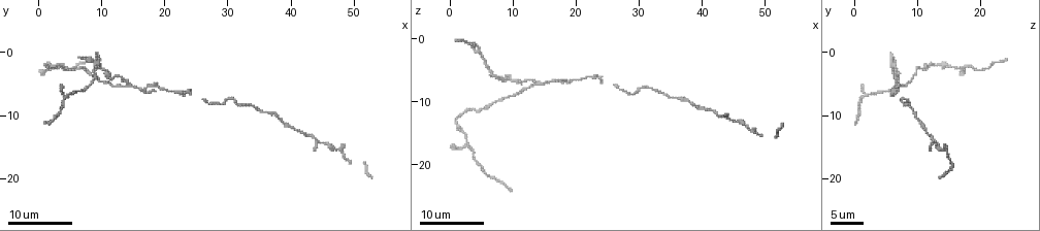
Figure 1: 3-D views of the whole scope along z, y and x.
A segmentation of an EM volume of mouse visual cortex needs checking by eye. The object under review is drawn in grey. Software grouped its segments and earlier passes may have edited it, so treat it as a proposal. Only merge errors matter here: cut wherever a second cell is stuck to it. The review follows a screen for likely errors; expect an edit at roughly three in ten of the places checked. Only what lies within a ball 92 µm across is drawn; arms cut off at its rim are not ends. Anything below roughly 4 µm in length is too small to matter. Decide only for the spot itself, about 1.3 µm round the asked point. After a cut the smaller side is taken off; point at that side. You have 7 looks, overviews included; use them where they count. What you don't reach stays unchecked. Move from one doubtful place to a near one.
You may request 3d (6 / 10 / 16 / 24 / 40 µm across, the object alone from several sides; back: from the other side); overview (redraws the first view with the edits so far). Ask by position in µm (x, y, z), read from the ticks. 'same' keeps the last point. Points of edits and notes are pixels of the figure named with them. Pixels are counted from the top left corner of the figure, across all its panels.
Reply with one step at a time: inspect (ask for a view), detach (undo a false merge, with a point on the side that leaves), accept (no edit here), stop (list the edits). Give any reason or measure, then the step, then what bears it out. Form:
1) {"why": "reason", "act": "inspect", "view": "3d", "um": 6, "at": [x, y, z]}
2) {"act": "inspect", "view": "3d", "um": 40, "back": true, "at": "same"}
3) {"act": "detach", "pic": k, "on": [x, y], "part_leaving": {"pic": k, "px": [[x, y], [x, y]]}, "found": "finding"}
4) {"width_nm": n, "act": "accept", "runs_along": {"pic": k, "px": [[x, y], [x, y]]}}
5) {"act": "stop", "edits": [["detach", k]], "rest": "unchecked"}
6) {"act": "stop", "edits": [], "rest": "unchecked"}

{"why": "four arms meet", "act": "inspect", "view": "3d", "um": 24, "at": [9.0, 2.5, 6.0]}

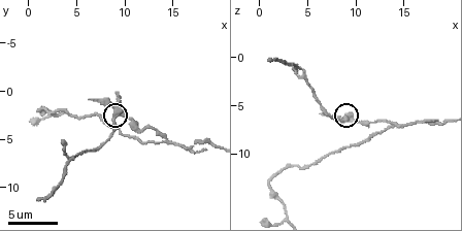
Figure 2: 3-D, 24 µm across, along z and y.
{"act": "inspect", "view": "3d", "um": 6, "at": "same"}

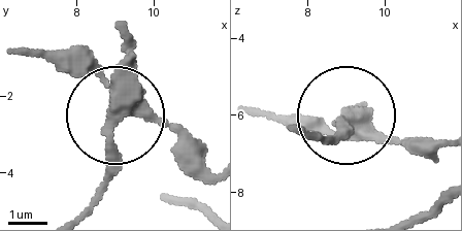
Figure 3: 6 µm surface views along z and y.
{"act": "detach", "pic": 3, "on": [135, 56], "part_leaving": {"pic": 3, "px": [[125, 110], [89, 206]]}, "found": "two cells meet here"}

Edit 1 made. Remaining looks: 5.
{"why": "redraw", "act": "inspect", "view": "overview"}

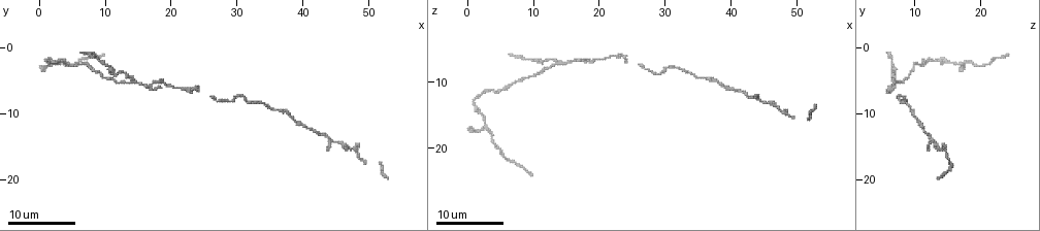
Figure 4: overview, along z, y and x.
{"why": "three-way junction", "act": "inspect", "view": "3d", "um": 24, "at": [14.0, 5.0, 6.5]}

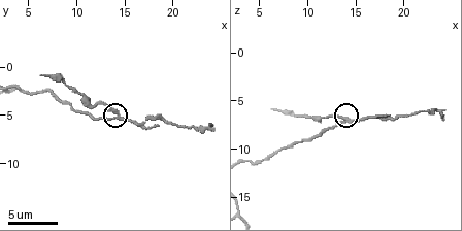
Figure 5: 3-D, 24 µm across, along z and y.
{"act": "inspect", "view": "3d", "um": 6, "at": [14.0, 5.2, 7.0]}

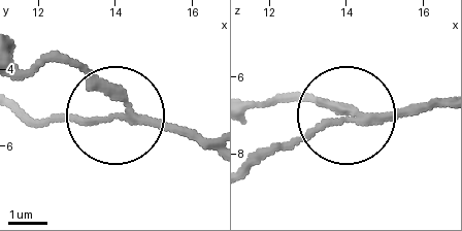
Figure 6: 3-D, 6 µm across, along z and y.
{"width_nm": 190, "act": "detach", "pic": 6, "on": [76, 120], "part_leaving": {"pic": 6, "px": [[130, 111], [94, 122], [25, 119]]}, "found": "two cells meet here"}

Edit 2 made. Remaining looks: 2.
{"why": "redraw", "act": "inspect", "view": "overview"}

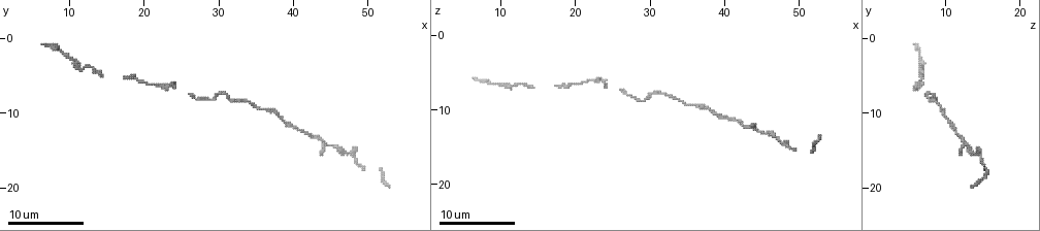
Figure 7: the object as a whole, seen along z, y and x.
{"why": "branch point", "act": "inspect", "view": "3d", "um": 16, "at": [22.5, 6.0, 6.0]}

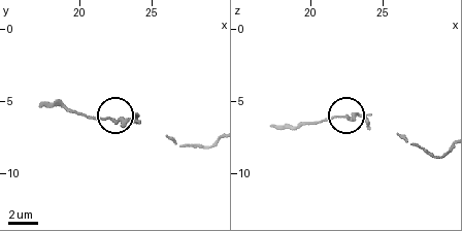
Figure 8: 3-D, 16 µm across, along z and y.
{"side_arm_um": 19, "act": "accept", "found": "all the same cell"}

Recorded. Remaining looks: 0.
{"act": "stop", "edits": [["detach", 3], ["detach", 6]], "rest": "unchecked"}

